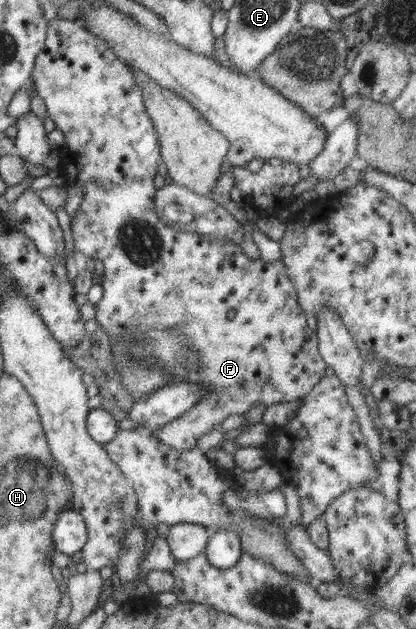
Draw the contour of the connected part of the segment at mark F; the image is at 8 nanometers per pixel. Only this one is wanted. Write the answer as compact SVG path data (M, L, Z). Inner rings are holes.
M60 17L55 20L49 20L46 30L46 41L40 48L35 66L32 72L32 81L34 89L38 96L43 99L46 106L46 114L53 120L57 129L65 134L65 148L75 156L81 164L81 172L67 174L66 178L73 180L83 188L82 202L71 223L71 234L76 250L80 254L85 254L93 260L102 260L104 266L101 286L103 287L103 296L96 304L96 322L101 324L101 328L111 336L127 337L130 342L130 348L124 352L130 359L145 359L150 367L162 373L167 371L172 374L174 382L189 381L199 383L204 388L202 399L185 414L169 424L163 425L161 430L152 432L155 439L161 443L175 449L177 452L191 451L197 447L197 441L215 427L223 422L224 418L233 415L243 415L249 411L255 404L275 404L278 402L291 402L302 399L323 377L326 376L325 369L328 364L321 358L318 351L318 338L316 331L307 326L304 310L301 308L297 298L297 291L293 281L287 274L282 259L277 259L273 263L265 263L261 257L250 259L237 243L225 241L225 239L211 239L209 236L203 236L195 232L183 232L179 229L167 226L162 220L159 220L155 210L154 198L158 189L155 188L153 180L157 174L157 168L162 162L160 157L160 144L158 136L150 116L147 114L141 87L137 85L129 65L118 58L115 51L99 37L87 32L77 21L64 20Z

